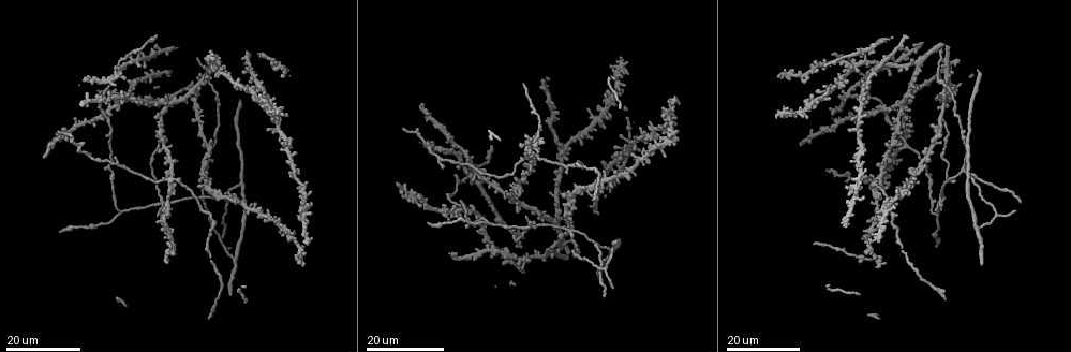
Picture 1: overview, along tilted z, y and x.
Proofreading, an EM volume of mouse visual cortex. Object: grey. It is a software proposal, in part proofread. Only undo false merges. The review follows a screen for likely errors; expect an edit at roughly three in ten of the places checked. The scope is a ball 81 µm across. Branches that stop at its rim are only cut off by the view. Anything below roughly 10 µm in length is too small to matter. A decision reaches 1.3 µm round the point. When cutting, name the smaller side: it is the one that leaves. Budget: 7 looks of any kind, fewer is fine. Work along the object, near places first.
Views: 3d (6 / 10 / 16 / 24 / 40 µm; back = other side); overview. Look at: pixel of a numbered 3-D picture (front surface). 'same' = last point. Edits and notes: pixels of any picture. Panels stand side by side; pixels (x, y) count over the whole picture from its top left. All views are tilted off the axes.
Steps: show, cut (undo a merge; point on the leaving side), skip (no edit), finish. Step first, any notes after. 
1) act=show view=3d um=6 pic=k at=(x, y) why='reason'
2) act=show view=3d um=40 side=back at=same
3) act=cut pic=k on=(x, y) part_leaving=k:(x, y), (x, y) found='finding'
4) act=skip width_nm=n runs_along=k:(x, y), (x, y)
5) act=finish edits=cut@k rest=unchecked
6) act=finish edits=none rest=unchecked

act=show view=3d um=16 pic=1 at=(534, 142) why='three arms meet'

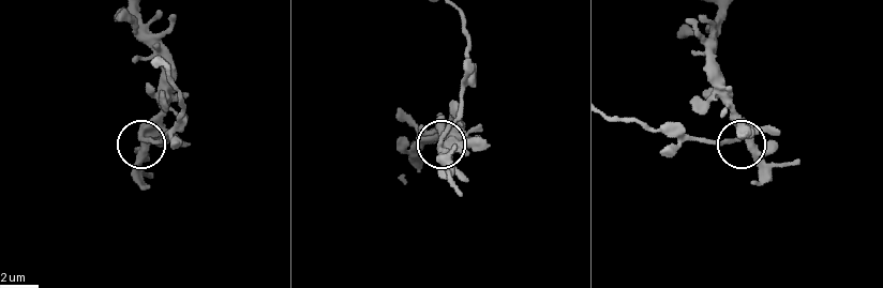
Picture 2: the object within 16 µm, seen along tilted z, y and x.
act=show view=3d um=10 pic=2 at=(439, 140)

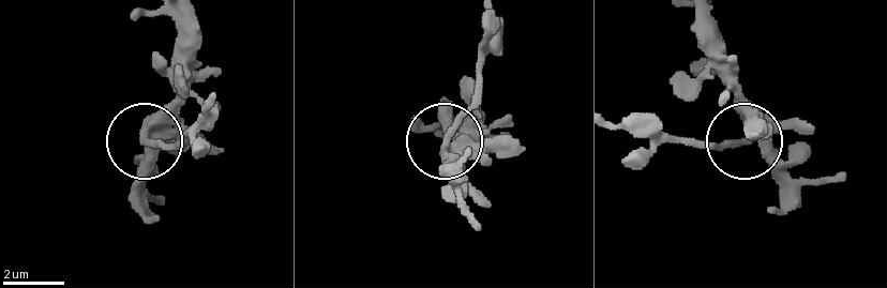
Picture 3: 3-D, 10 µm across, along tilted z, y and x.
act=cut pic=3 on=(716, 142) part_leaving=3:(143, 138), (179, 144), (206, 108) found='two cells meet here'

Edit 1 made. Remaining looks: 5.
act=show view=3d um=16 pic=1 at=(170, 181) why='three arms meet'

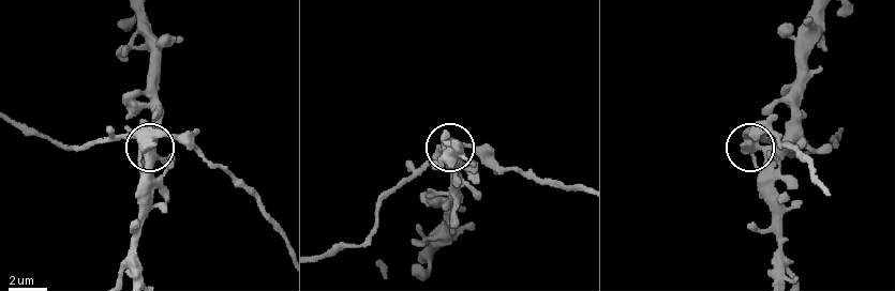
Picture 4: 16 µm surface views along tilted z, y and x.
act=show view=3d um=6 pic=4 at=(149, 135) why='zoom in'

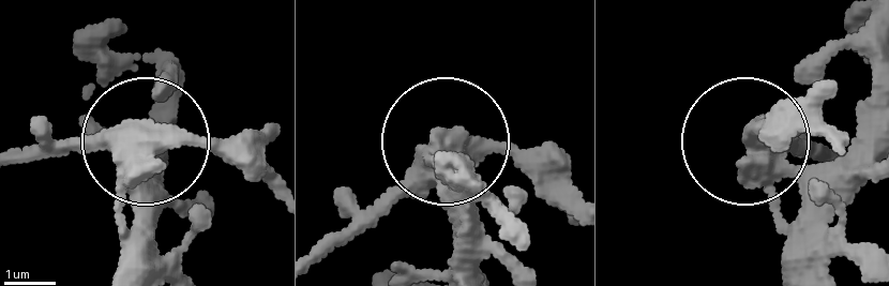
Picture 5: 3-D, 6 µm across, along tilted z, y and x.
act=skip found='all the same cell'

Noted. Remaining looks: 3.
act=show view=3d um=24 pic=1 at=(163, 204) why='four-way junction'

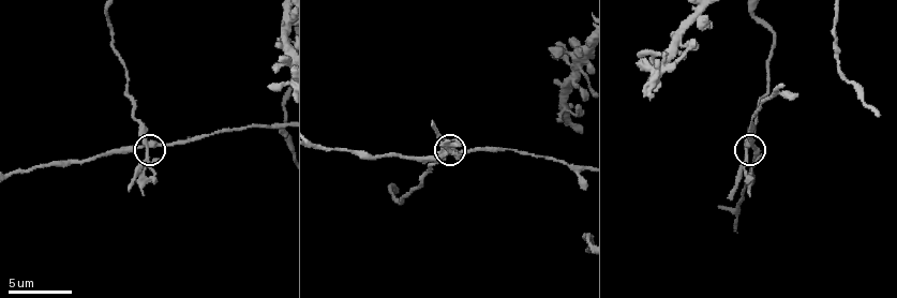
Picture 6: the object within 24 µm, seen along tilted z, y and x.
act=show view=3d um=10 pic=6 at=(144, 146)

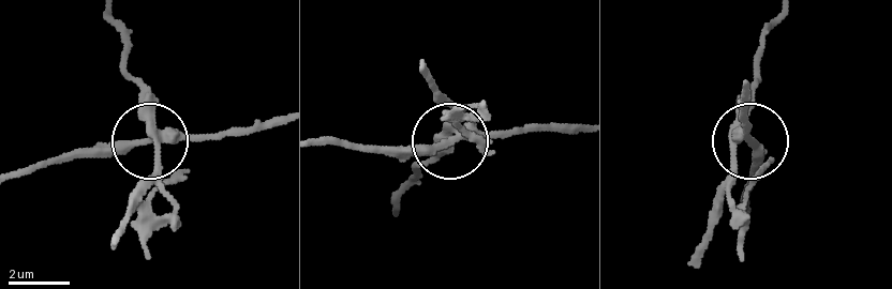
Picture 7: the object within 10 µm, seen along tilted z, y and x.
act=cut pic=7 on=(145, 100) side_arm_um=27 part_leaving=7:(738, 130), (767, 28), (778, 14) found='a second cell is stuck on'

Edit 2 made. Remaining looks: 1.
act=finish edits=cut@3,cut@7 rest=unchecked

